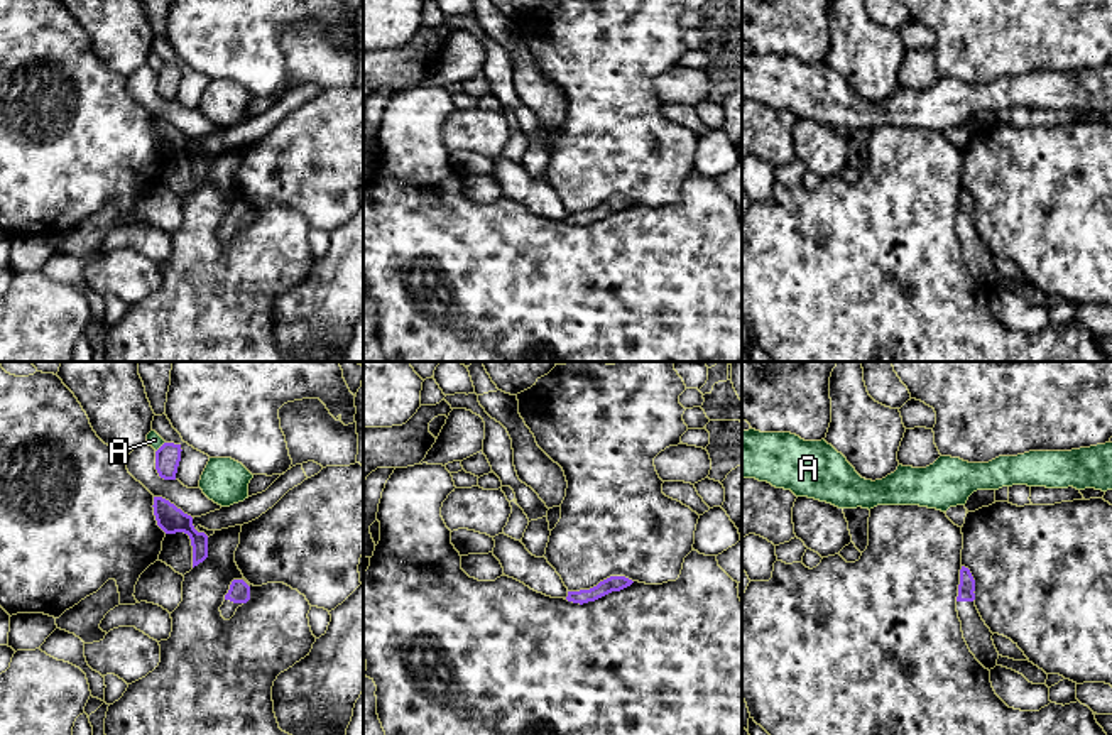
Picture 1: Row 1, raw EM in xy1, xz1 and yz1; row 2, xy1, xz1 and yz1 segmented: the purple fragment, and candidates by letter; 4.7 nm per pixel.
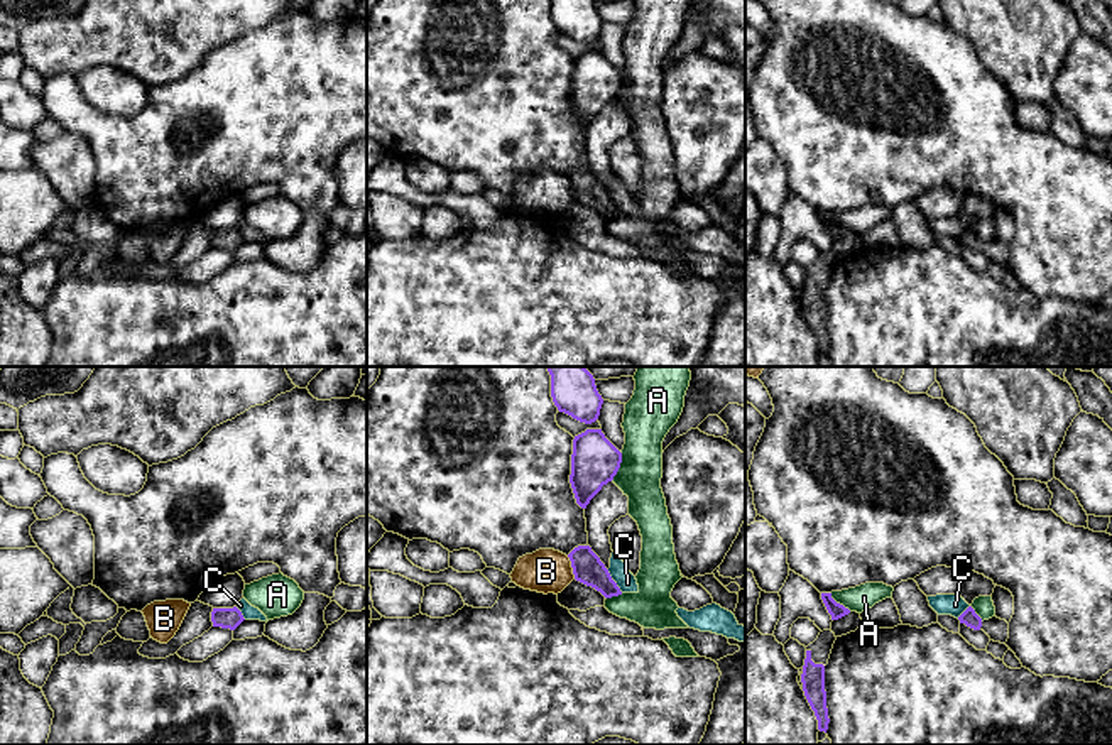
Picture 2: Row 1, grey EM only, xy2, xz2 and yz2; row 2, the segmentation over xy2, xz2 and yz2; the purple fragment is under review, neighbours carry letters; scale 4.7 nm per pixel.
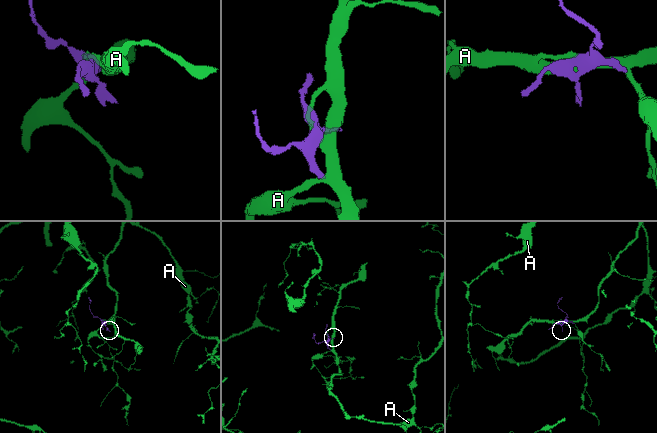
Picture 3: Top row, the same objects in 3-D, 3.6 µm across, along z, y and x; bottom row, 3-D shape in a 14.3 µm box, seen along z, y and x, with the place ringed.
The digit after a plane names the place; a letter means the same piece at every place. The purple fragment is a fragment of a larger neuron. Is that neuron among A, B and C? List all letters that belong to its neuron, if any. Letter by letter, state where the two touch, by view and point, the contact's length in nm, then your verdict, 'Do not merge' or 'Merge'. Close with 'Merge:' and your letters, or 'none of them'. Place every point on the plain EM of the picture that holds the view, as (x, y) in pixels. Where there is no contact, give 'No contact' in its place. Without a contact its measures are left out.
A: Touches purple at xz2 (619, 88). Shared border 150 nm. Do not merge
B: Touches purple at xz2 (572, 188). Shared border 120 nm. Do not merge
C: Touches purple at xz2 (614, 203). Shared border 130 nm. Do not merge
Merge: none of them

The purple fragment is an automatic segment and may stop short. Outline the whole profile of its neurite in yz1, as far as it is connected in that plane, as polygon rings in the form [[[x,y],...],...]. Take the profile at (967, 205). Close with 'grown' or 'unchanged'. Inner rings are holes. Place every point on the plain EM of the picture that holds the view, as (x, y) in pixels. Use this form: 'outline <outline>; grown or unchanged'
outline [[[968,189],[960,191],[960,206],[957,218],[957,233],[962,243],[963,260],[975,277],[975,280],[985,289],[994,291],[997,287],[999,274],[992,262],[992,253],[982,242],[975,228],[975,201]]]; grown

